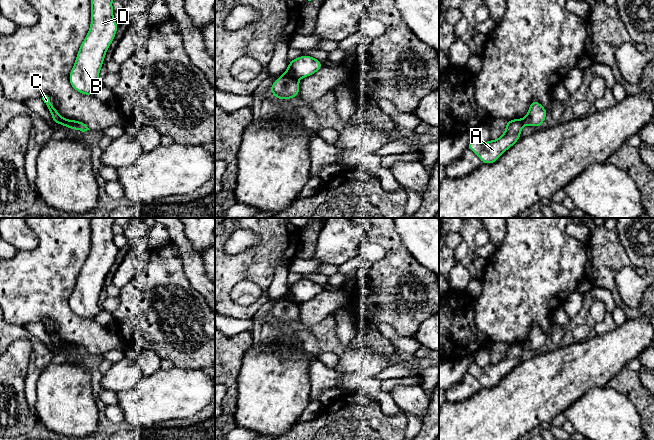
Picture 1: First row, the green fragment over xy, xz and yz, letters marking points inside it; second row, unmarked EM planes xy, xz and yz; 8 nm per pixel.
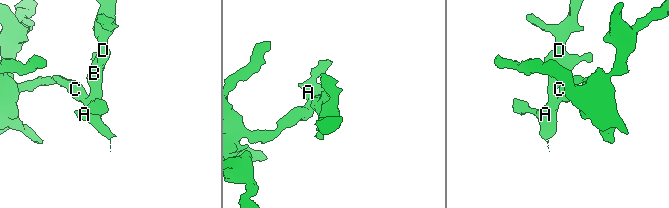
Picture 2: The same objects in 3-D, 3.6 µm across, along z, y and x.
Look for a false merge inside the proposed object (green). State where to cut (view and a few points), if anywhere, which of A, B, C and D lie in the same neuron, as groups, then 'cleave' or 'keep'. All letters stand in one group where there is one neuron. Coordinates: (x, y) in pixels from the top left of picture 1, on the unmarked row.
cut in xz along (283, 298), (297, 304); A B D / C; cleave

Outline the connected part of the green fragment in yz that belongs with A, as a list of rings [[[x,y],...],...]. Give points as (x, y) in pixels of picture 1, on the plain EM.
[[[522,343],[507,344],[506,354],[498,363],[480,367],[474,362],[467,372],[481,383],[482,388],[492,388],[520,363],[522,351]]]

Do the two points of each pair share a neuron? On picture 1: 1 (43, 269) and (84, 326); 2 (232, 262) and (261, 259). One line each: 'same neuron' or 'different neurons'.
1: same neuron
2: same neuron

